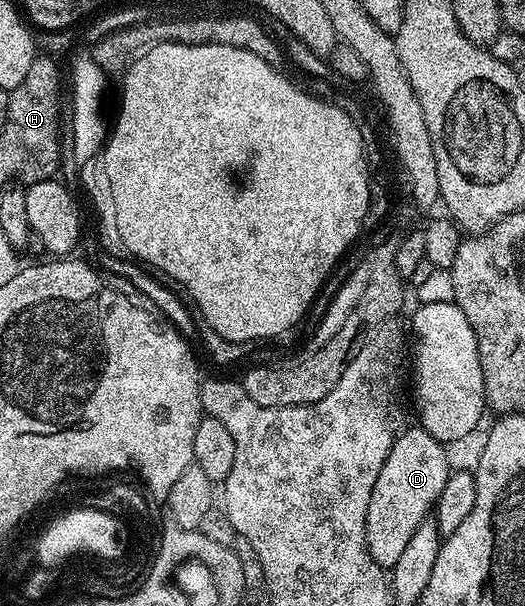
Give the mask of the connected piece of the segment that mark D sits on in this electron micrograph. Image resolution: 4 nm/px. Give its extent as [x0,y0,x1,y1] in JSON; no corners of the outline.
[365,427,453,571]

